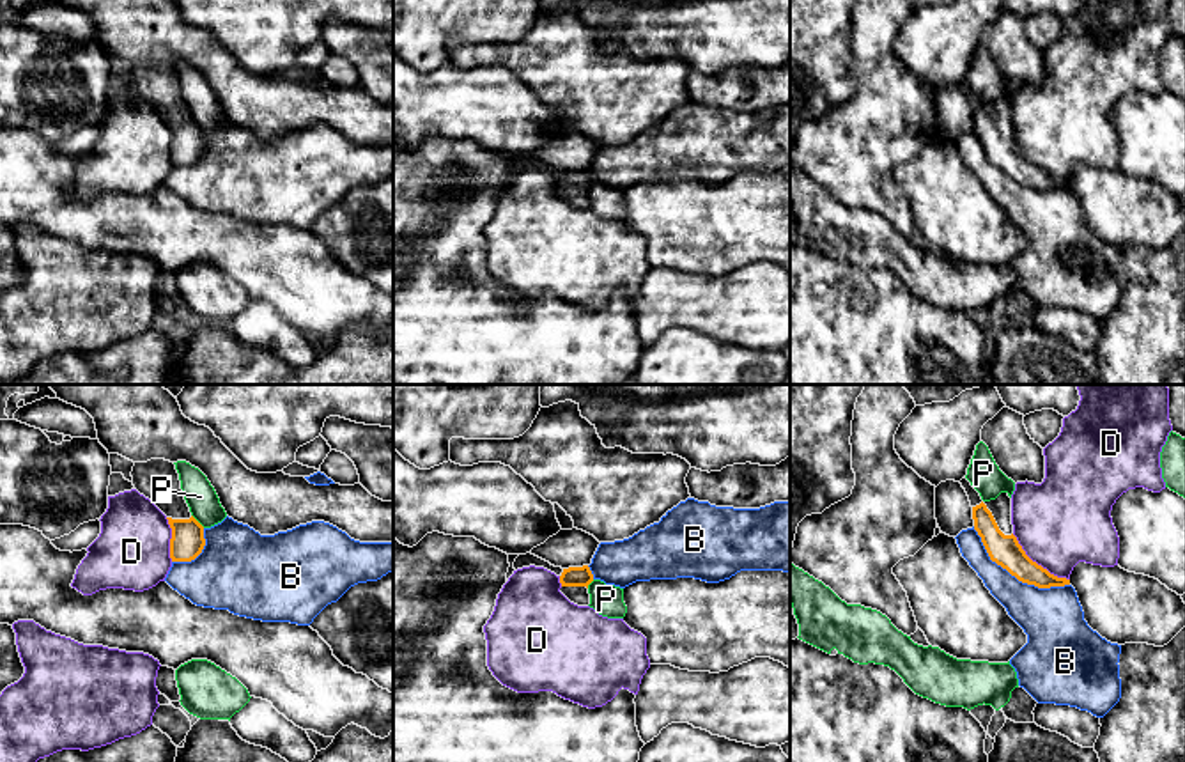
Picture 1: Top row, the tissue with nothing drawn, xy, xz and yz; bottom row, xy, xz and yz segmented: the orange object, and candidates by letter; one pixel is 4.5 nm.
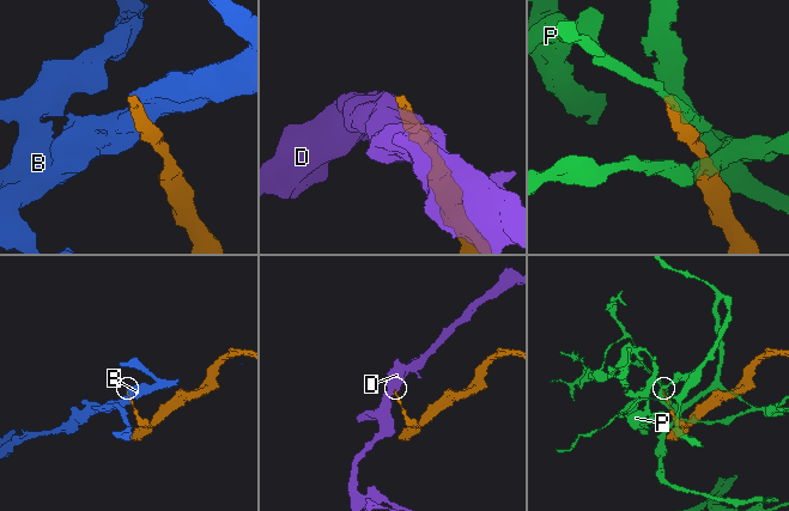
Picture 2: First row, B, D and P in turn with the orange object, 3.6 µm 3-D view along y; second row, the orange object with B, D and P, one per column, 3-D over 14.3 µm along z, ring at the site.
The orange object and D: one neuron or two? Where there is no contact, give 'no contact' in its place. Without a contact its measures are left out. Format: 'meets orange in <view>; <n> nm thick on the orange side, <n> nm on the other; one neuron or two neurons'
meets orange in yz; 140 nm thick on the orange side, 400 nm on the other; two neurons

